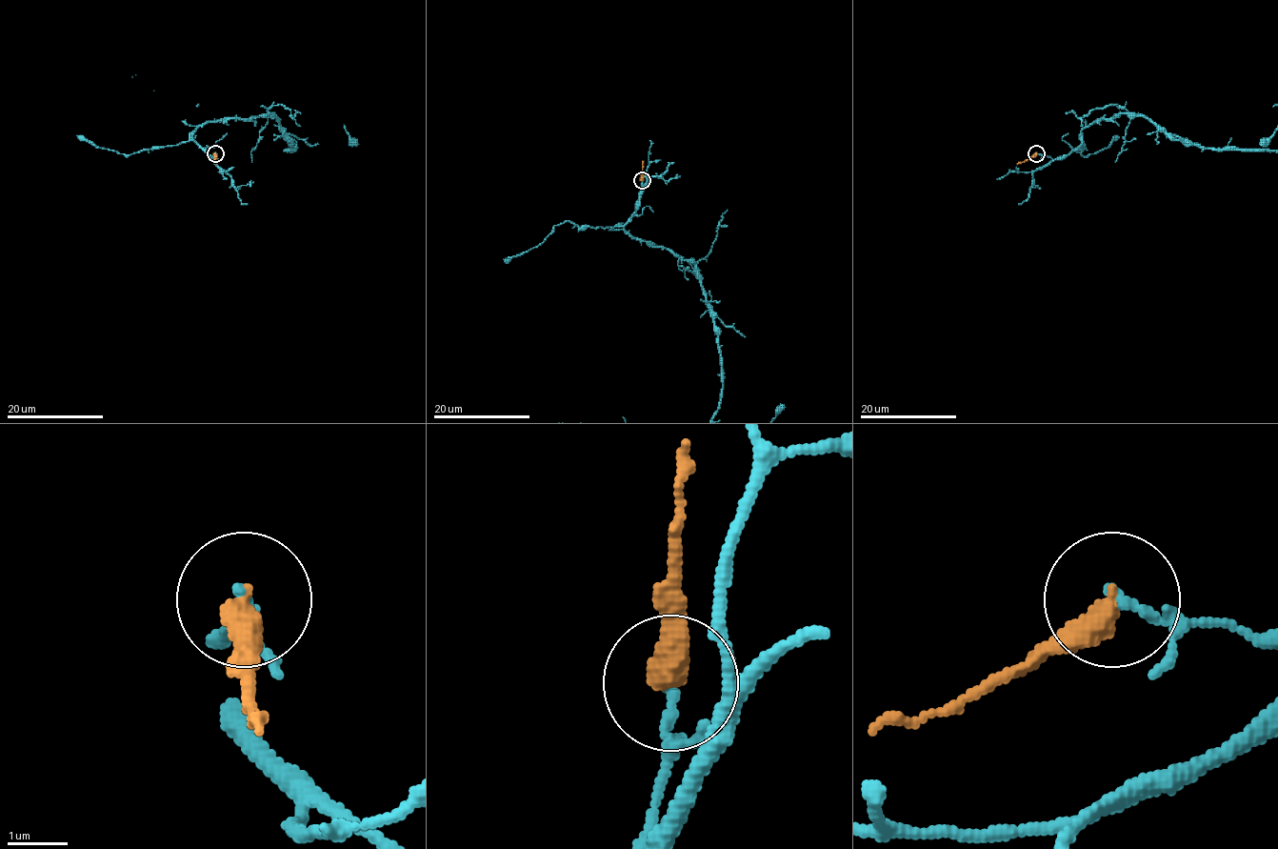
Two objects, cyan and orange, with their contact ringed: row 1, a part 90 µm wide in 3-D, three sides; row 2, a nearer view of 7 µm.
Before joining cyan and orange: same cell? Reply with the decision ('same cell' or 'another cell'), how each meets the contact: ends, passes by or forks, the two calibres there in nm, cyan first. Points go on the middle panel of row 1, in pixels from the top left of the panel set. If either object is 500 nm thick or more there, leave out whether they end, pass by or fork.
another cell; cyan ends there; orange ends there; 170 nm thick on the cyan side, 480 nm on the other

